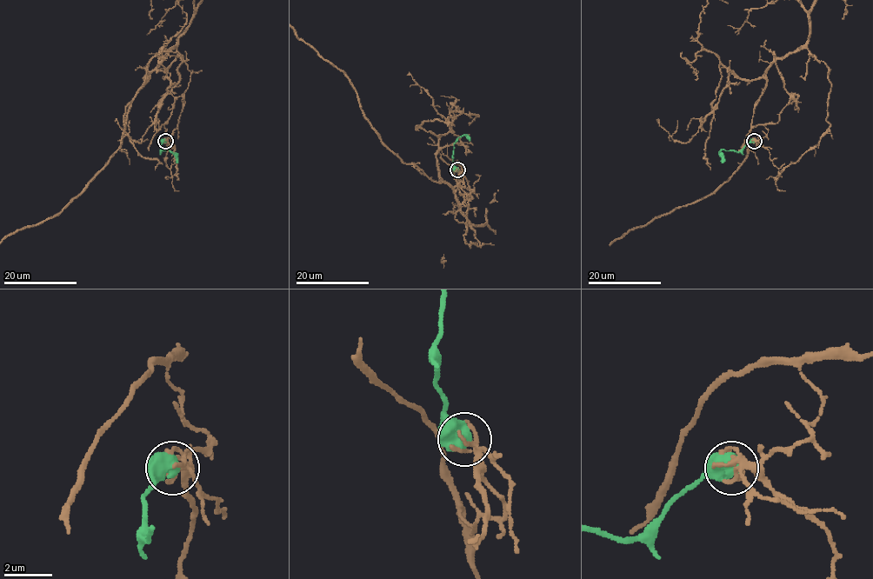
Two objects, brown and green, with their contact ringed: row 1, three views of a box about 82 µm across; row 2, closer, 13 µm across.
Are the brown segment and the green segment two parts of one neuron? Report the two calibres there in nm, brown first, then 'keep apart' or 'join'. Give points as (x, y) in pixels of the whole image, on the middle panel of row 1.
calibres 160 and 850 nm; keep apart

